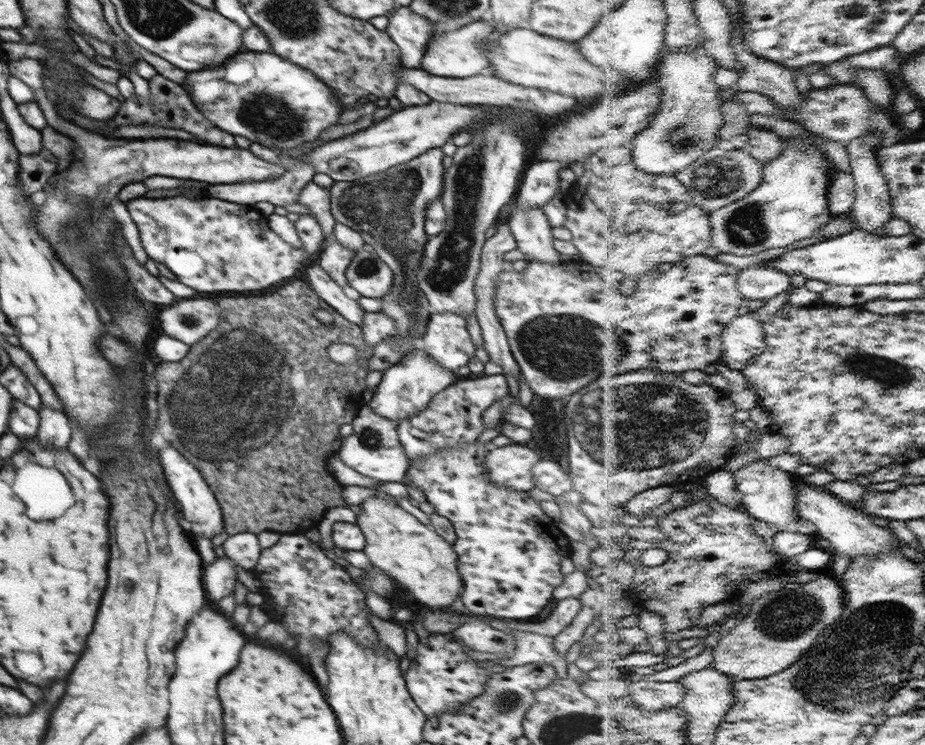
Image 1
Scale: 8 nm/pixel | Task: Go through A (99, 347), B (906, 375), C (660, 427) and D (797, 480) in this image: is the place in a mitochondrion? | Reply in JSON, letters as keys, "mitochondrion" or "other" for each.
{"A":"other","B":"mitochondrion","C":"mitochondrion","D":"other"}

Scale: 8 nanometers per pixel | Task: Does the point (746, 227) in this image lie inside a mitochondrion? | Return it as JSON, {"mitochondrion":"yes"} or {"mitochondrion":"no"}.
{"mitochondrion":"yes"}

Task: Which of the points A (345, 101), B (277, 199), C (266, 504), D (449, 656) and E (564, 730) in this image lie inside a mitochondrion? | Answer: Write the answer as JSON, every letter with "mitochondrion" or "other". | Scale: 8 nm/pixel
{"A":"other","B":"other","C":"other","D":"other","E":"mitochondrion"}

